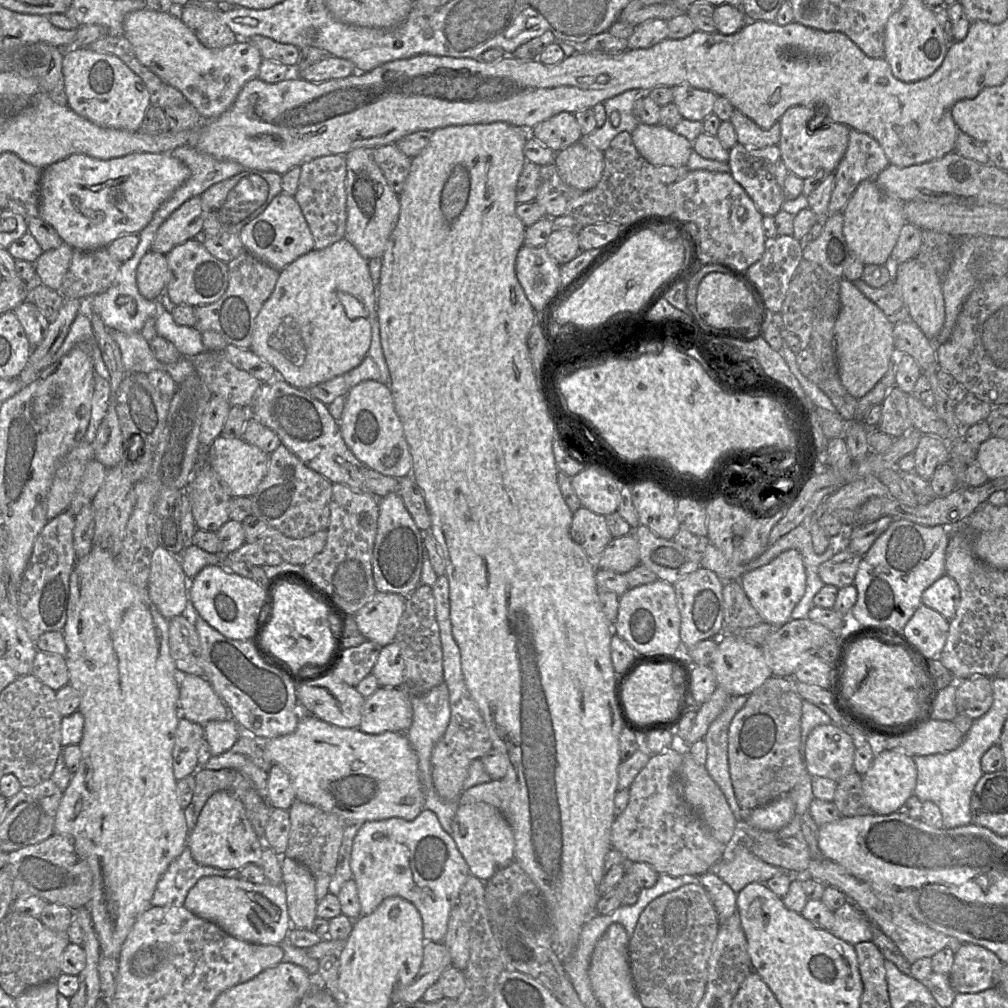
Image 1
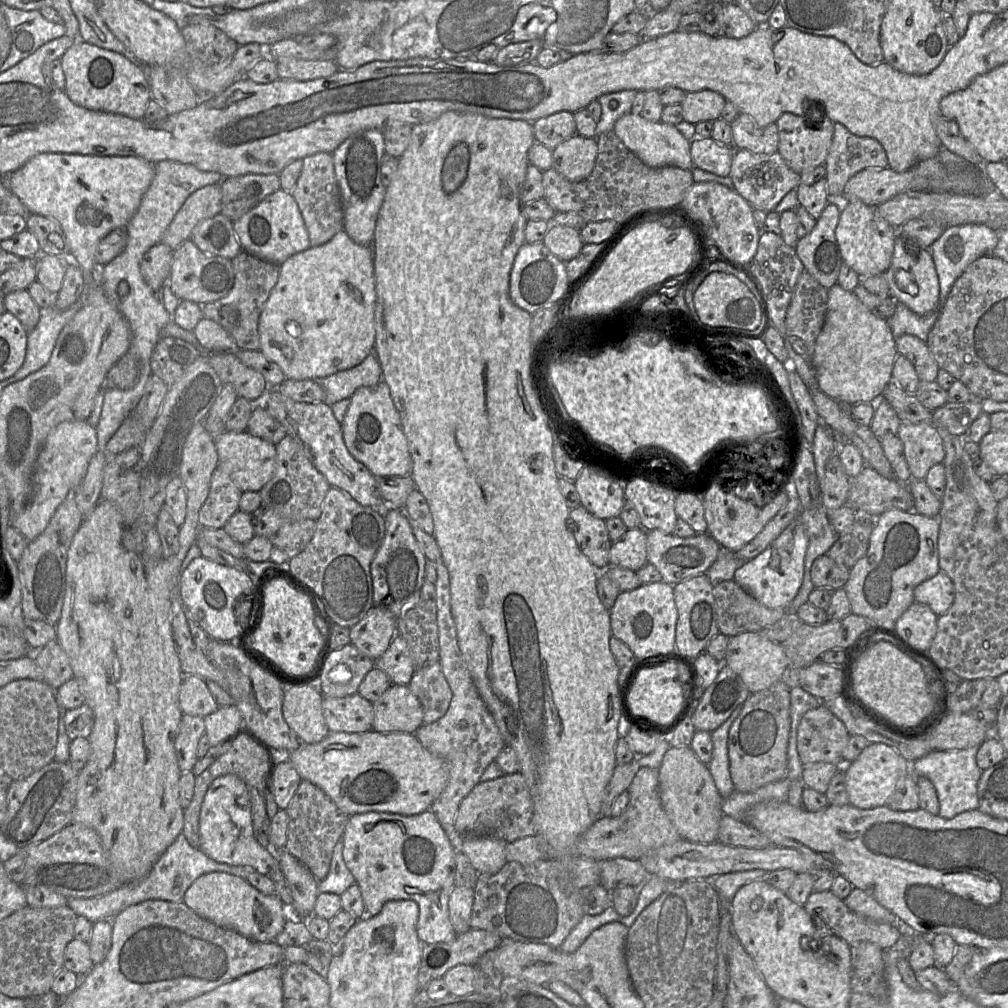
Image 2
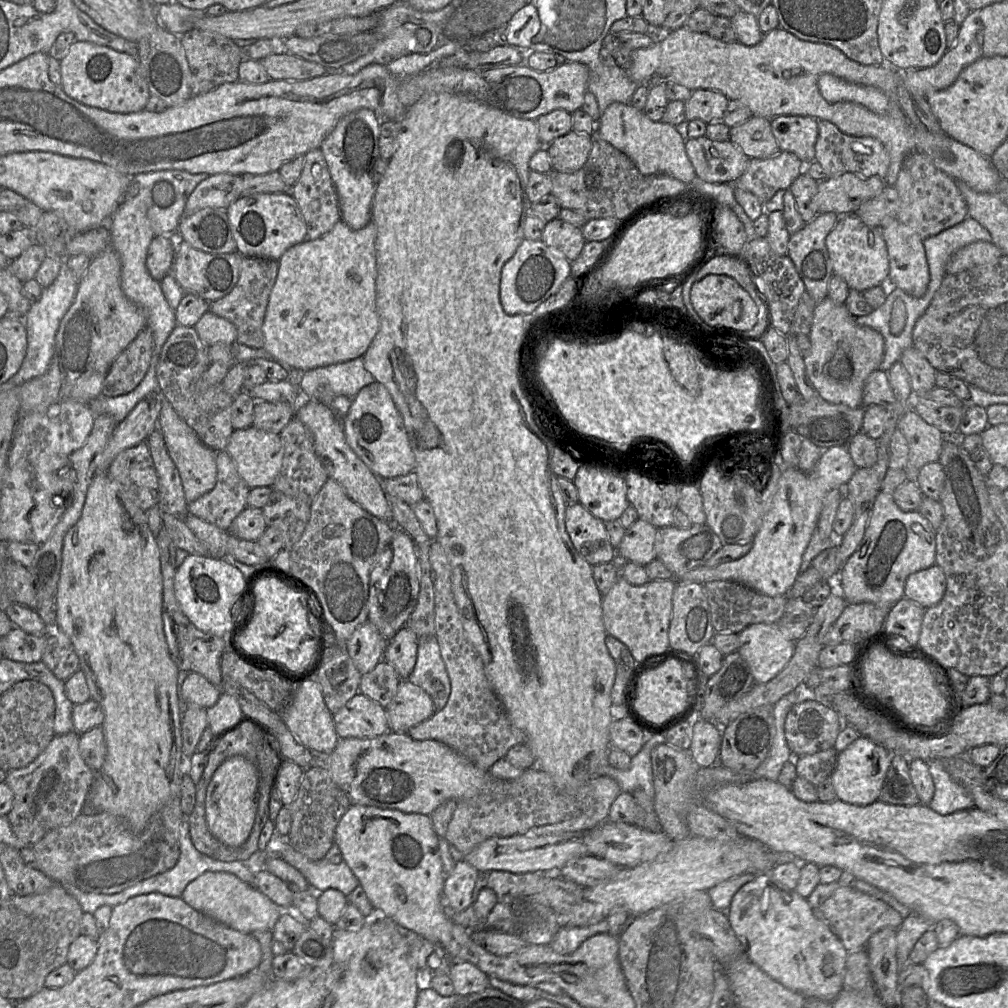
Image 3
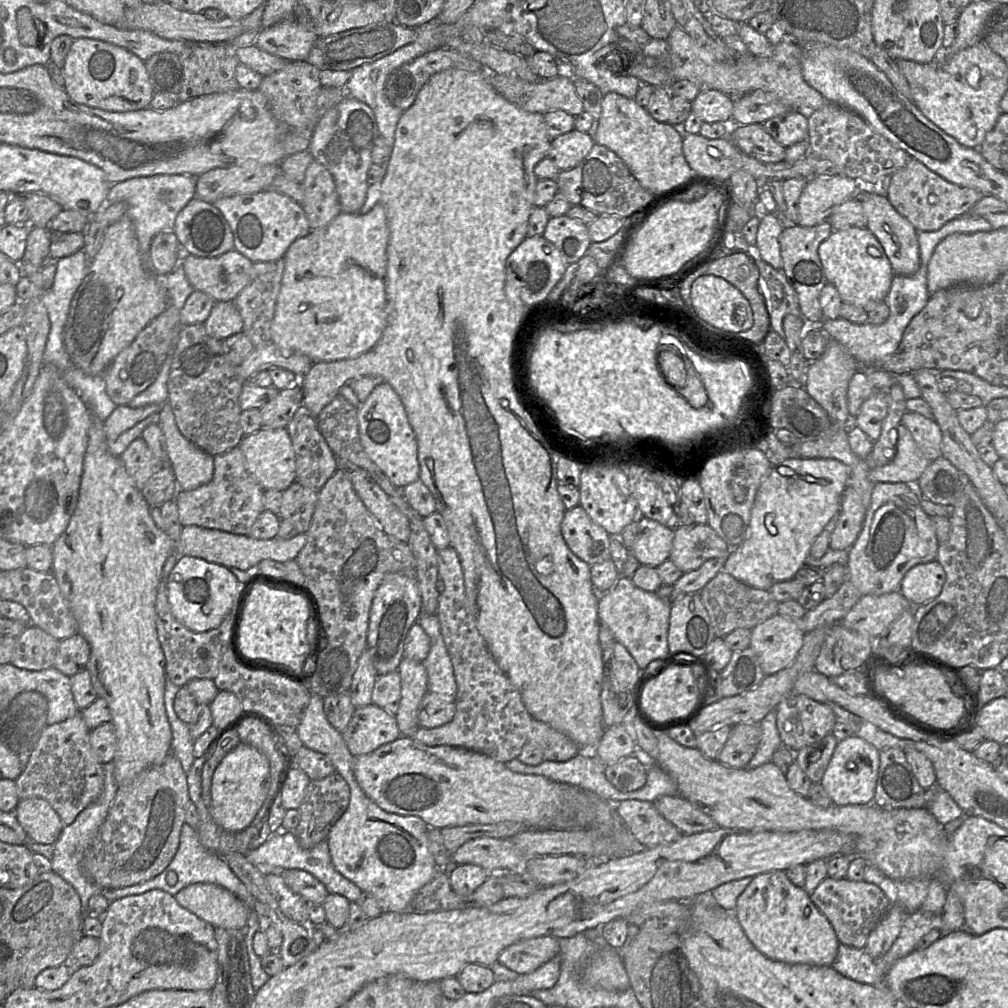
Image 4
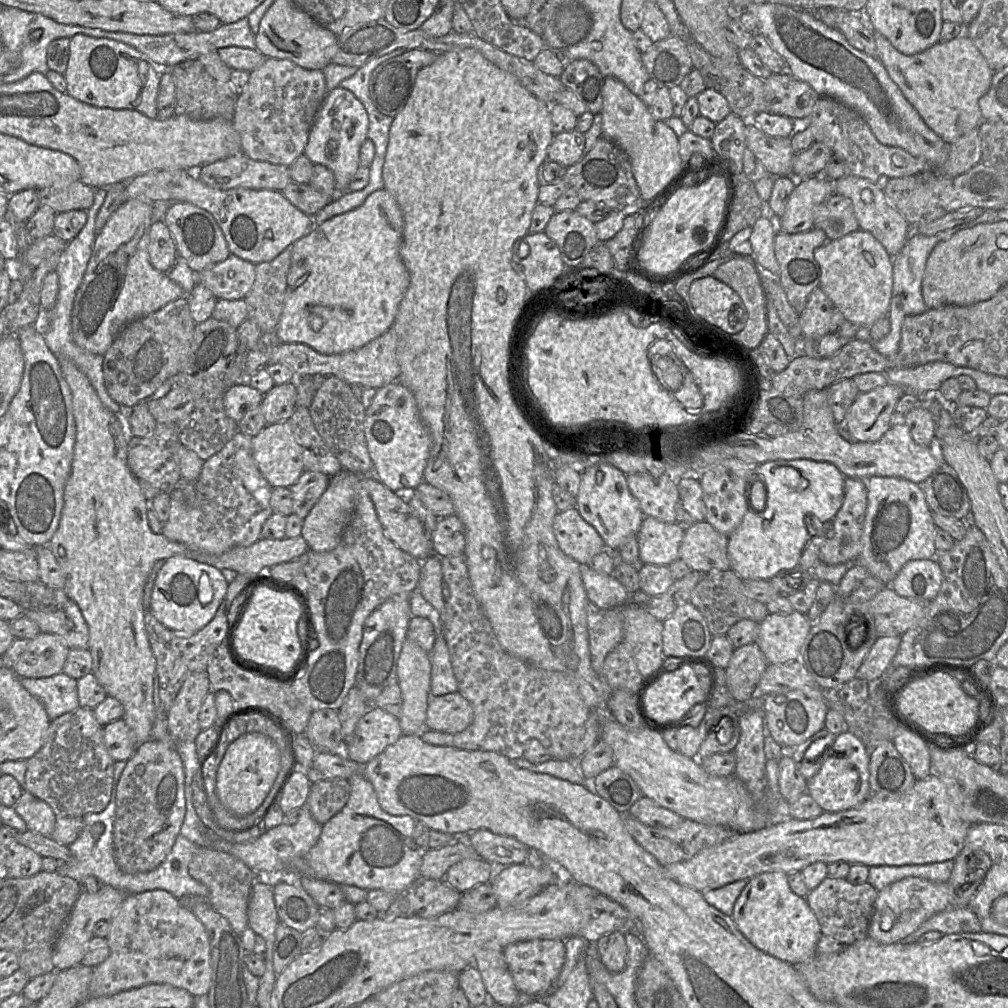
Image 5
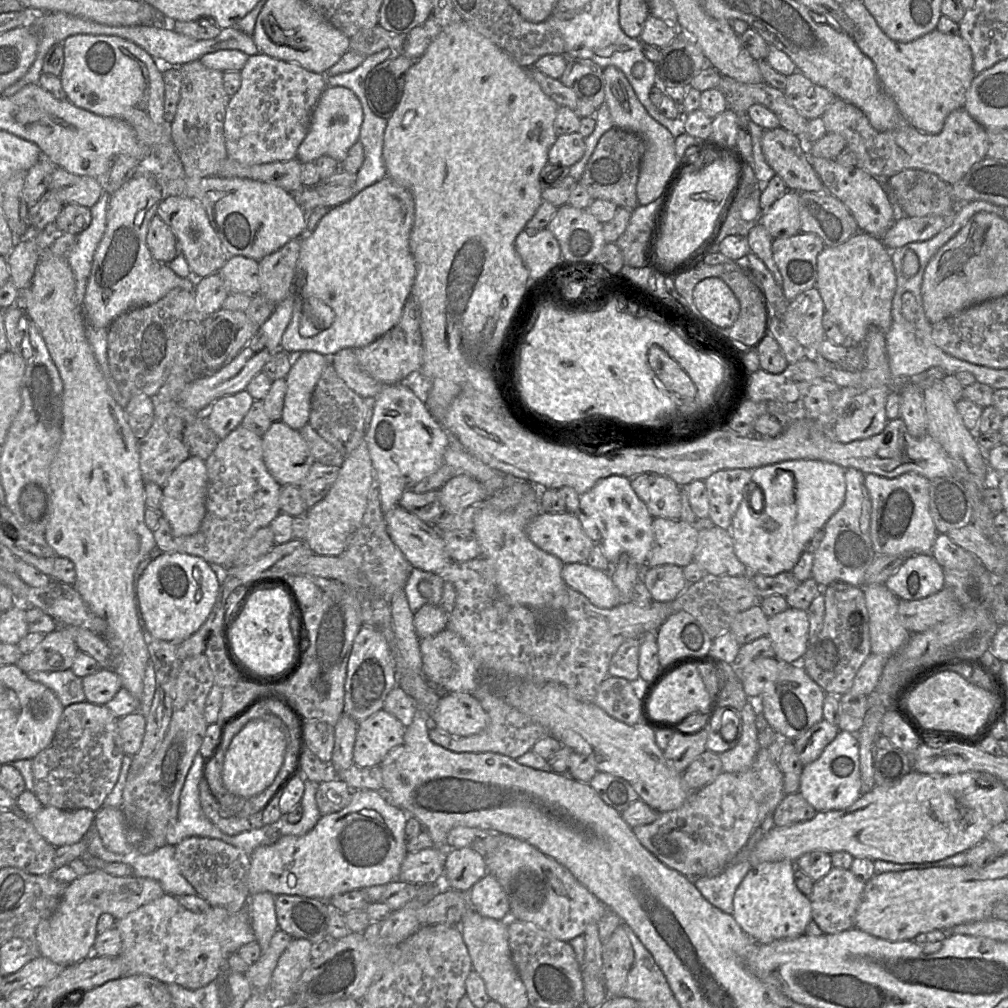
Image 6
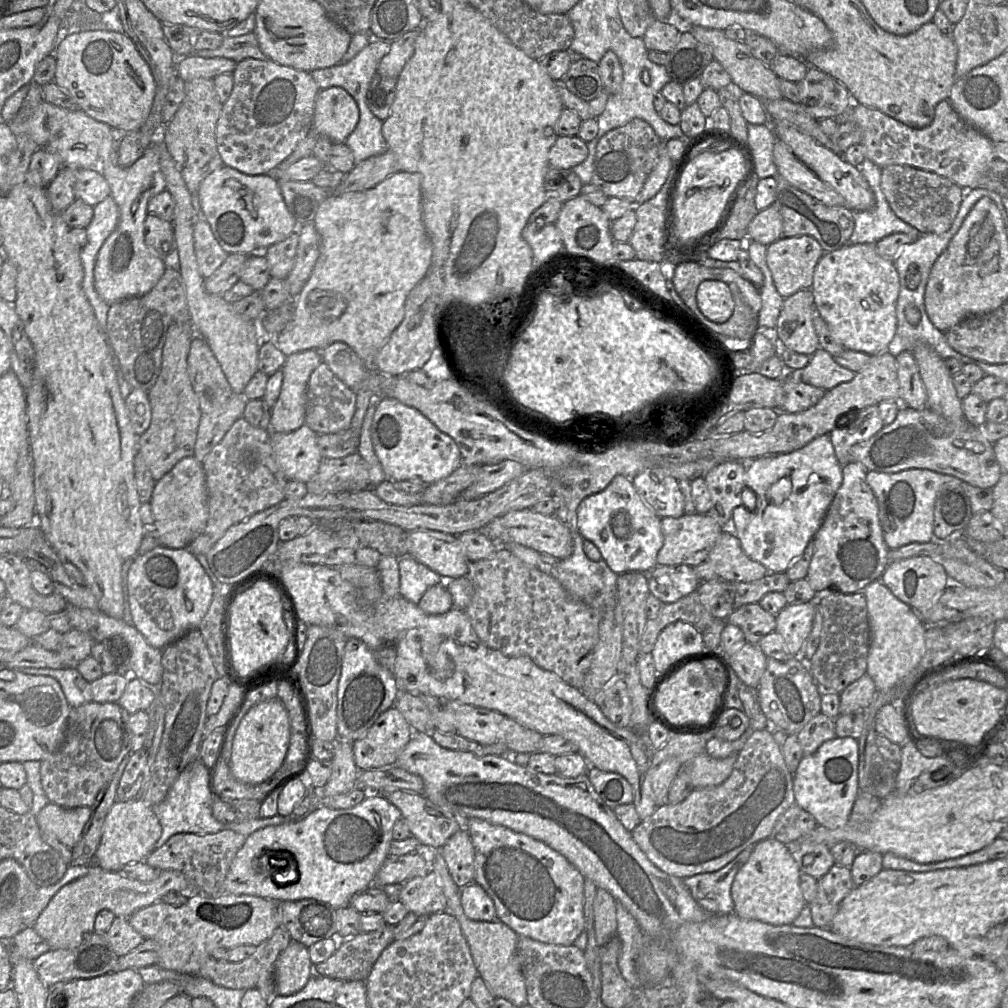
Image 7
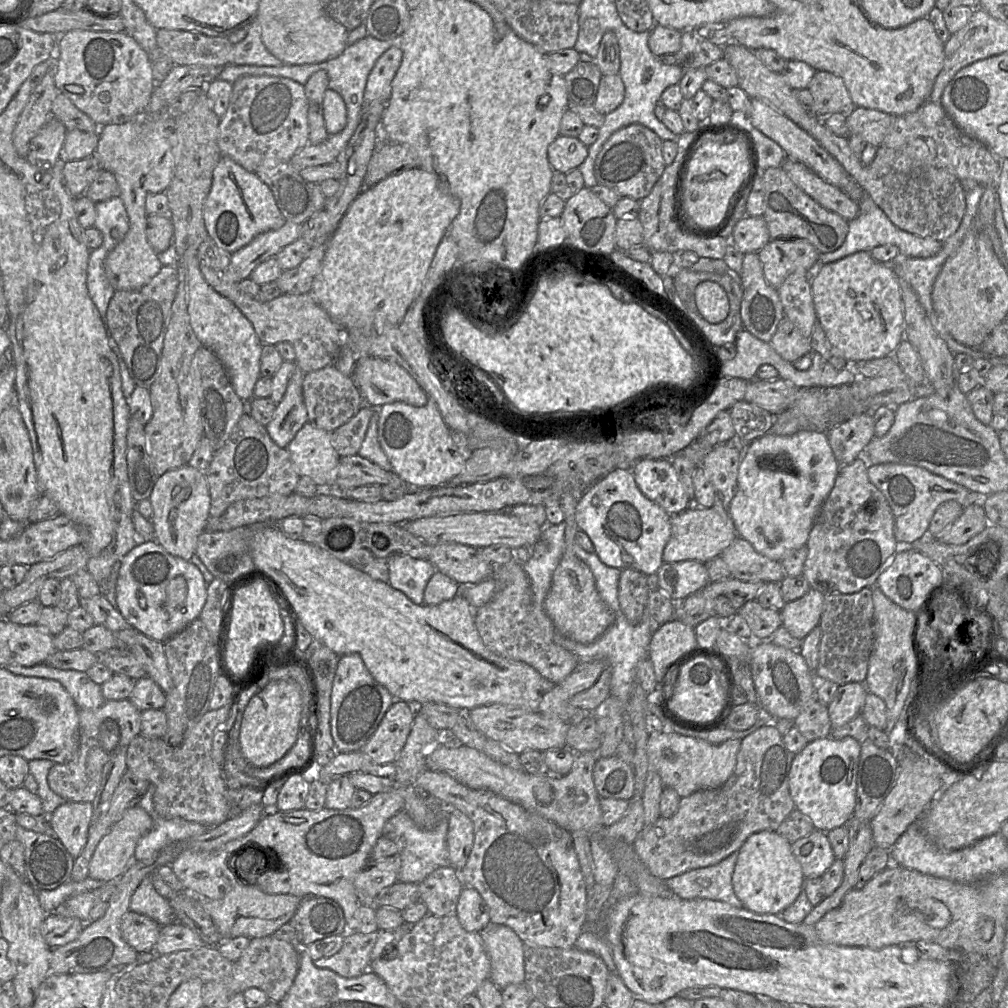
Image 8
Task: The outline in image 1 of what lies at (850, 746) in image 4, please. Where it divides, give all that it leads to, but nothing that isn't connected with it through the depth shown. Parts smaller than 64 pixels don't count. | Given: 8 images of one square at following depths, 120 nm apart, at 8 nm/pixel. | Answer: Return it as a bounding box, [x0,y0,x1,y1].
[861,749,917,815]

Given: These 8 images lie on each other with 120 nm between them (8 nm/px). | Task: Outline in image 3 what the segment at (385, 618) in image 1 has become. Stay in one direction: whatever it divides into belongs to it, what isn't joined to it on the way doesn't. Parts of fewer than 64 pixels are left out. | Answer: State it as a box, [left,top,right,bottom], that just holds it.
[346,621,388,675]

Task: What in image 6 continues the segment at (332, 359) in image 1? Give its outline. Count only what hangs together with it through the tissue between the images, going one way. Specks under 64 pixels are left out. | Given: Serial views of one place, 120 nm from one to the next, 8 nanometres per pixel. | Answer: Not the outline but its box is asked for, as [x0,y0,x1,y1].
[280,176,416,358]

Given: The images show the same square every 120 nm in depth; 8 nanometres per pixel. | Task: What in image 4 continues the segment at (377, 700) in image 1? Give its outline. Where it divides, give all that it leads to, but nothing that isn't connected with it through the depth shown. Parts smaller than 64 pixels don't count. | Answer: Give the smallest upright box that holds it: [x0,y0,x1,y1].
[419,691,455,728]

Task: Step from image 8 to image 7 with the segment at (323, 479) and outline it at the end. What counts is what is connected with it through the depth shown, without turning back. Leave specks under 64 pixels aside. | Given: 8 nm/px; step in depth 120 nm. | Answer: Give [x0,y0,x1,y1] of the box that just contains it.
[270,424,323,483]

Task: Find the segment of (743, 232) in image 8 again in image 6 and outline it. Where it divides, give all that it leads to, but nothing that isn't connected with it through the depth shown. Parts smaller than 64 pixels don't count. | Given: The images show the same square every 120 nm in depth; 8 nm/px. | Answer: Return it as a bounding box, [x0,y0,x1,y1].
[760,190,801,239]

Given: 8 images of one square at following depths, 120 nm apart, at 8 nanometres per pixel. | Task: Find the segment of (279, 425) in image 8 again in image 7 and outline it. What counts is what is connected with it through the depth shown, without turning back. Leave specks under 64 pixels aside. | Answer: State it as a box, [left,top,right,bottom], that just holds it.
[269,349,323,433]

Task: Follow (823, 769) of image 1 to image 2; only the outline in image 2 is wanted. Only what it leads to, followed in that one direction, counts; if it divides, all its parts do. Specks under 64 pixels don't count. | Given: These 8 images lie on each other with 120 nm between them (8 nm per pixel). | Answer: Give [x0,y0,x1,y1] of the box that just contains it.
[797,703,849,765]

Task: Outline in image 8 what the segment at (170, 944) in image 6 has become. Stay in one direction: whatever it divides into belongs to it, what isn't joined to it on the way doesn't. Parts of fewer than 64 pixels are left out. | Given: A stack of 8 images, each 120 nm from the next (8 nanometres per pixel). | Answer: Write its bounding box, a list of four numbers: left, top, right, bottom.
[201,882,301,939]

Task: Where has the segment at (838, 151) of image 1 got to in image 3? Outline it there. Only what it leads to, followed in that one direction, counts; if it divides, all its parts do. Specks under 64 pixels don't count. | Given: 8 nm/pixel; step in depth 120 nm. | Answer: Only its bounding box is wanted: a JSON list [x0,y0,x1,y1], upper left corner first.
[771,115,816,165]

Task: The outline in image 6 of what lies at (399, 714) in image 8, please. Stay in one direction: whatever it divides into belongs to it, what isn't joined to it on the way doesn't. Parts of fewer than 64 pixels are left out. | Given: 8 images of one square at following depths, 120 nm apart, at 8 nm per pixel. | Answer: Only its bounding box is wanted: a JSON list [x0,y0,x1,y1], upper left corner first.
[353,709,406,768]

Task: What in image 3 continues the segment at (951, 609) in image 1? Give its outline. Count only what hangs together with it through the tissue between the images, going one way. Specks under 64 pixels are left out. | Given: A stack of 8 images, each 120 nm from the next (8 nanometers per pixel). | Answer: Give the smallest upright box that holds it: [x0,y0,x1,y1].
[904,564,947,609]

